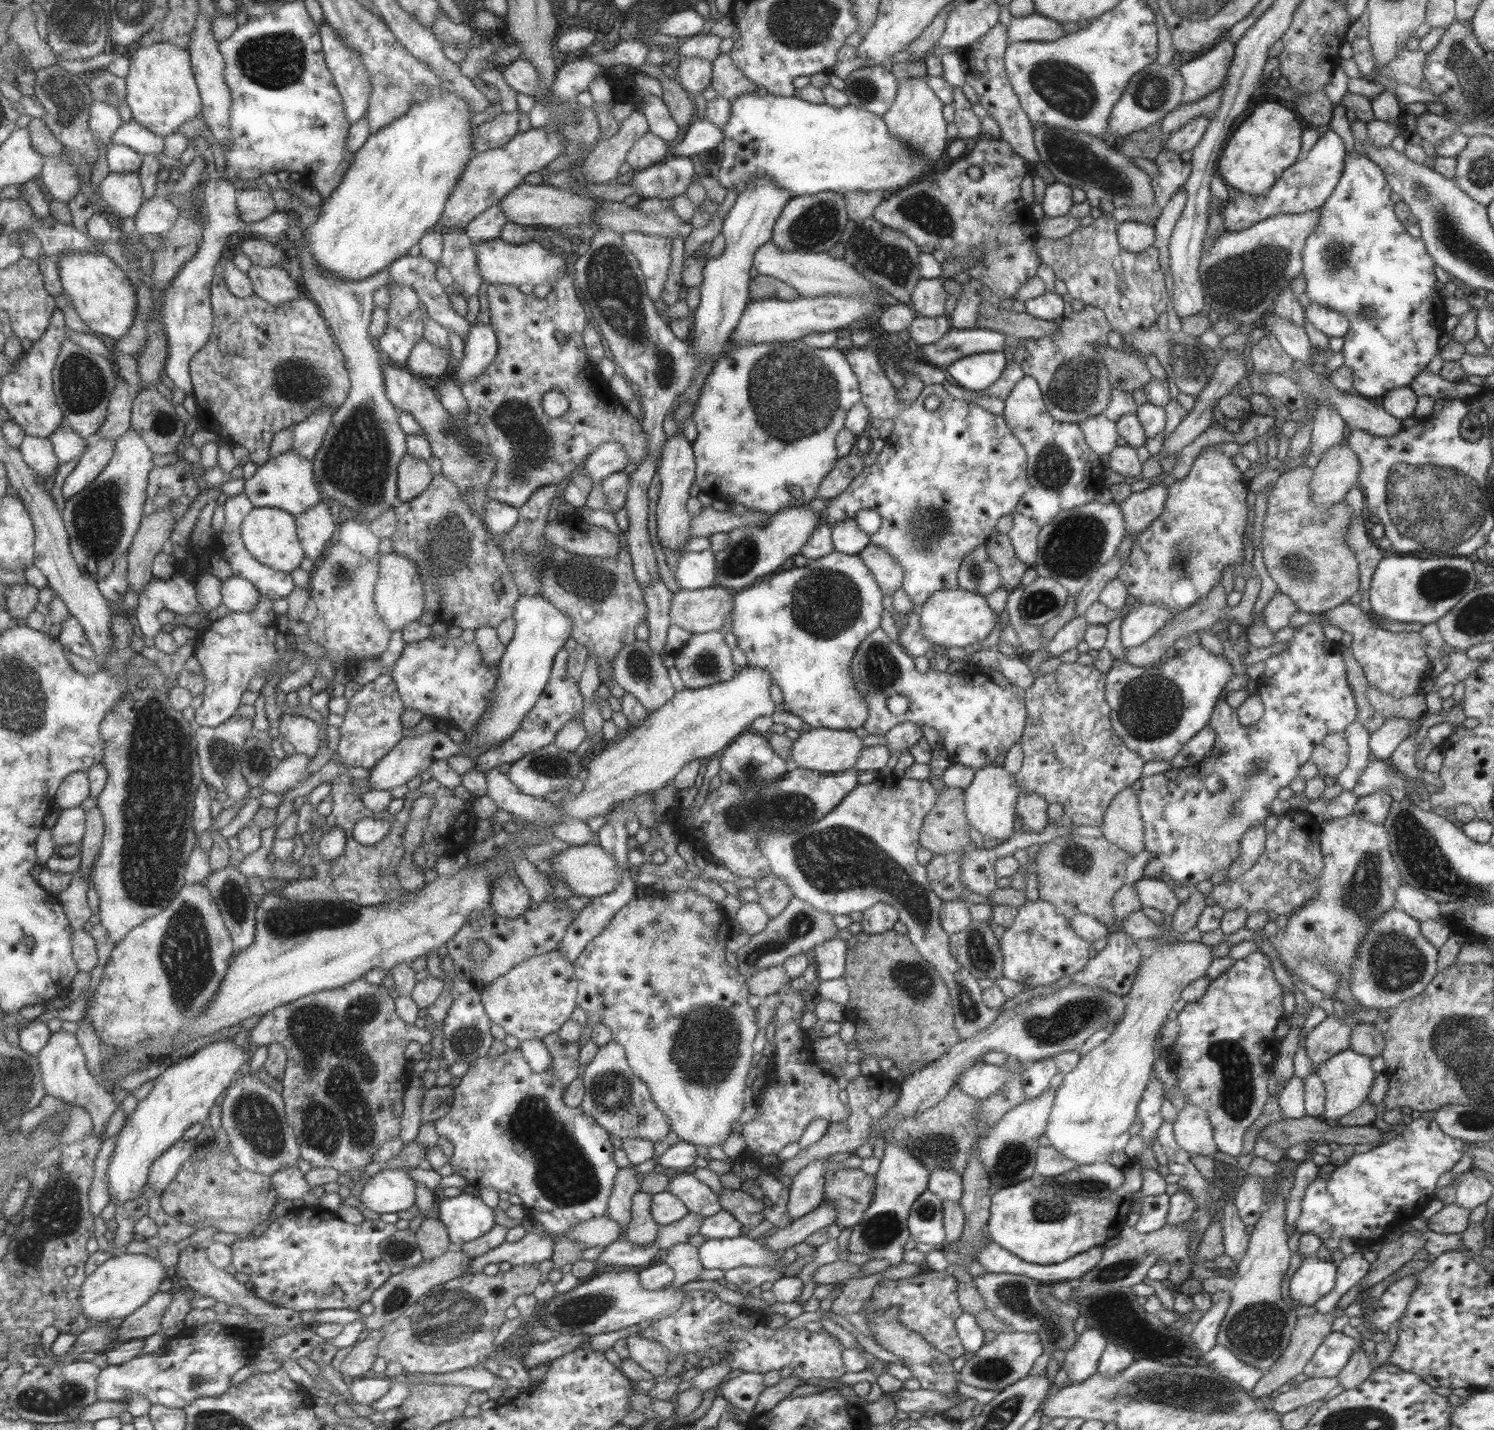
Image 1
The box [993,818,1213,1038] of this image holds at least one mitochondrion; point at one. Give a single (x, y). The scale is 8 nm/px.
(1078, 859)

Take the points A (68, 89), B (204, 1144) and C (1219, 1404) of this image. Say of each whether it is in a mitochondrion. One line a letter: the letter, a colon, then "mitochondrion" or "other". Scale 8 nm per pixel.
A: mitochondrion
B: other
C: mitochondrion

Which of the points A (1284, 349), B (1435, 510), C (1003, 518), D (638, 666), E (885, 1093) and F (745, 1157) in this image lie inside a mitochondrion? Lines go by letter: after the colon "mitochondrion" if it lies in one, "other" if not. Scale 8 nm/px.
A: other
B: mitochondrion
C: other
D: mitochondrion
E: other
F: other

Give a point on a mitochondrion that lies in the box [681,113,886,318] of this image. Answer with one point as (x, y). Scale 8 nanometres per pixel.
(820, 222)

